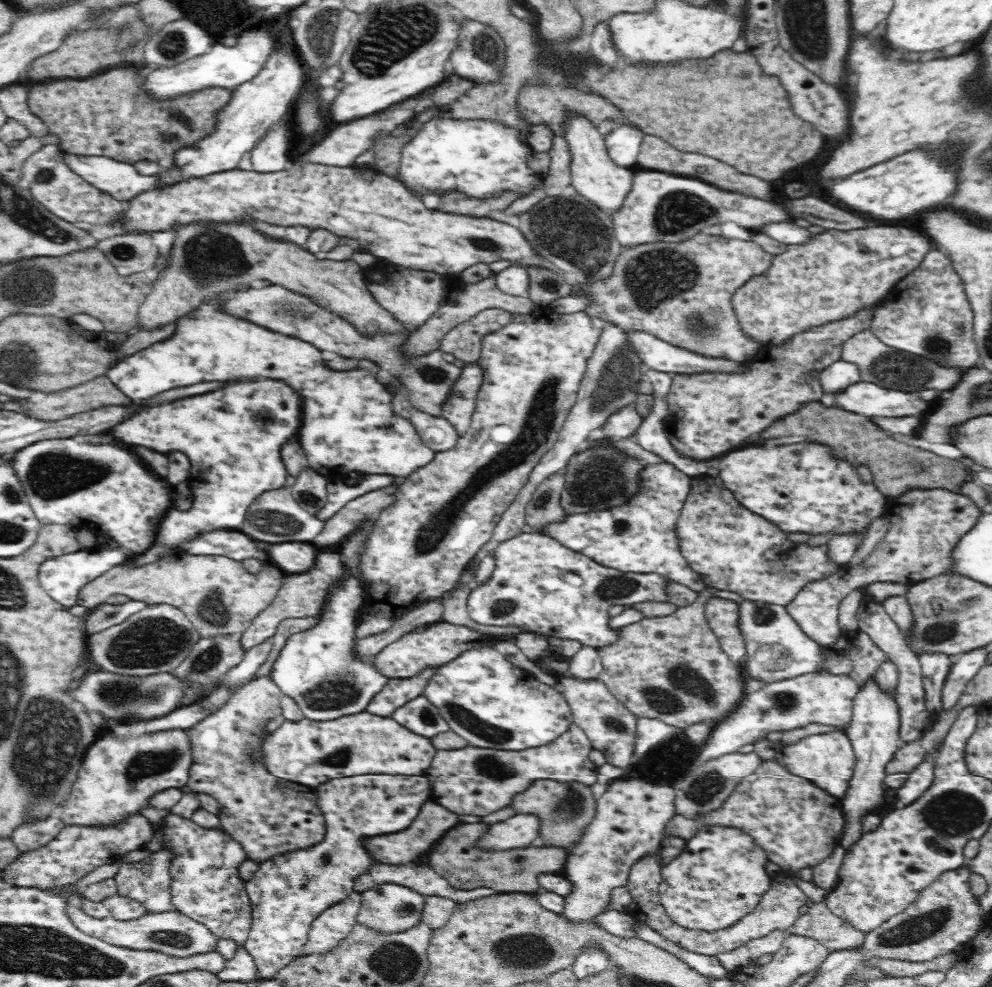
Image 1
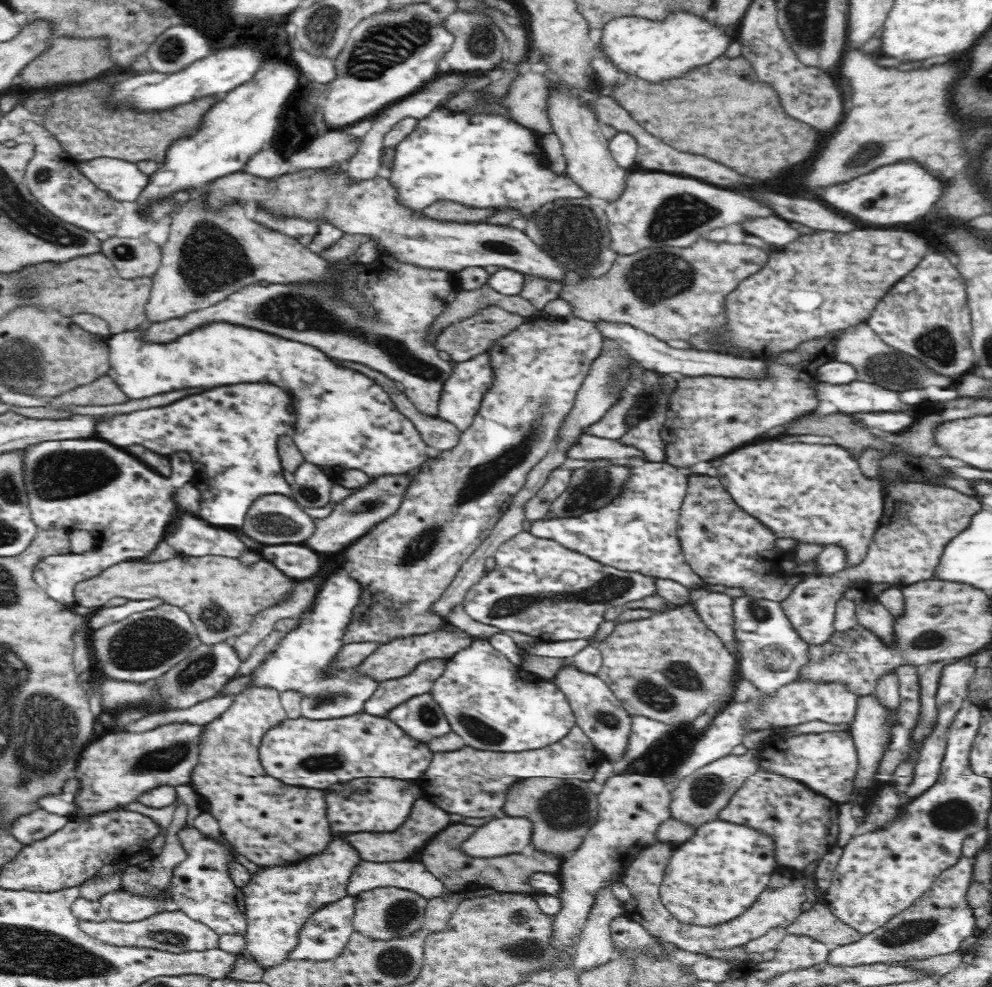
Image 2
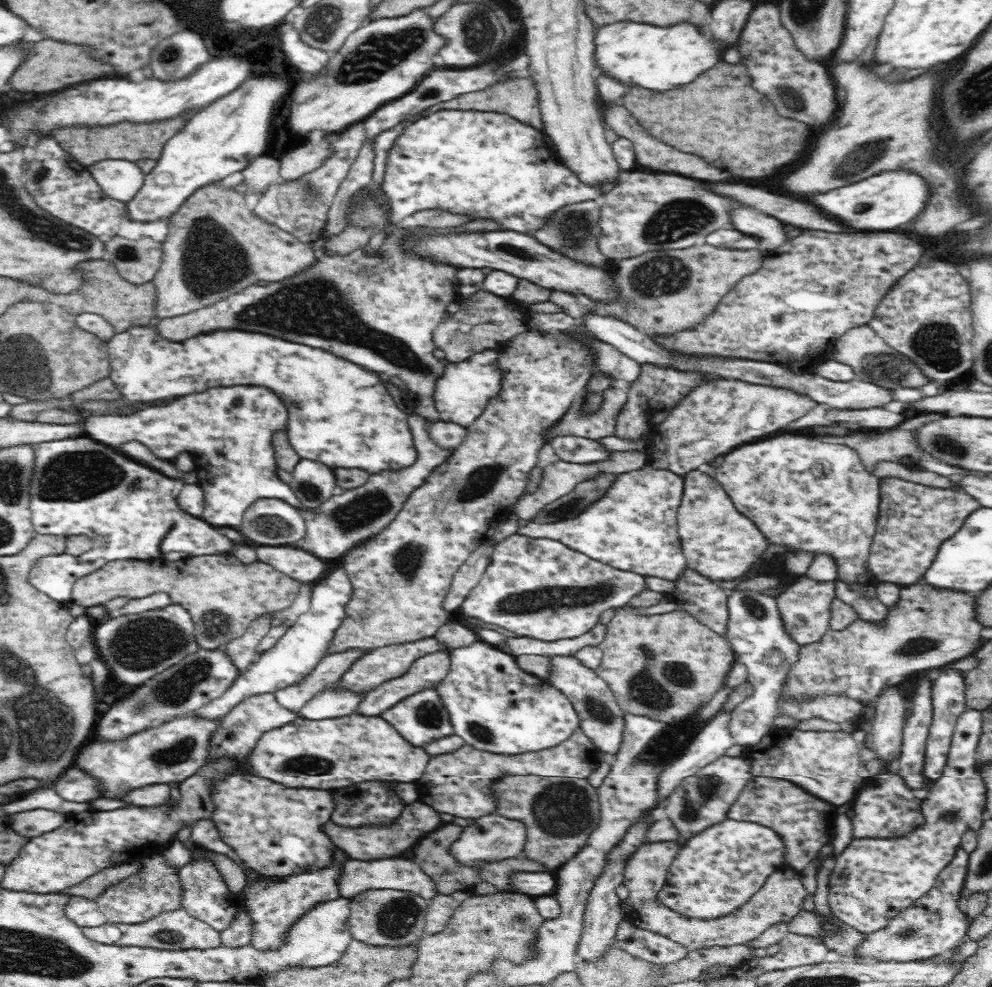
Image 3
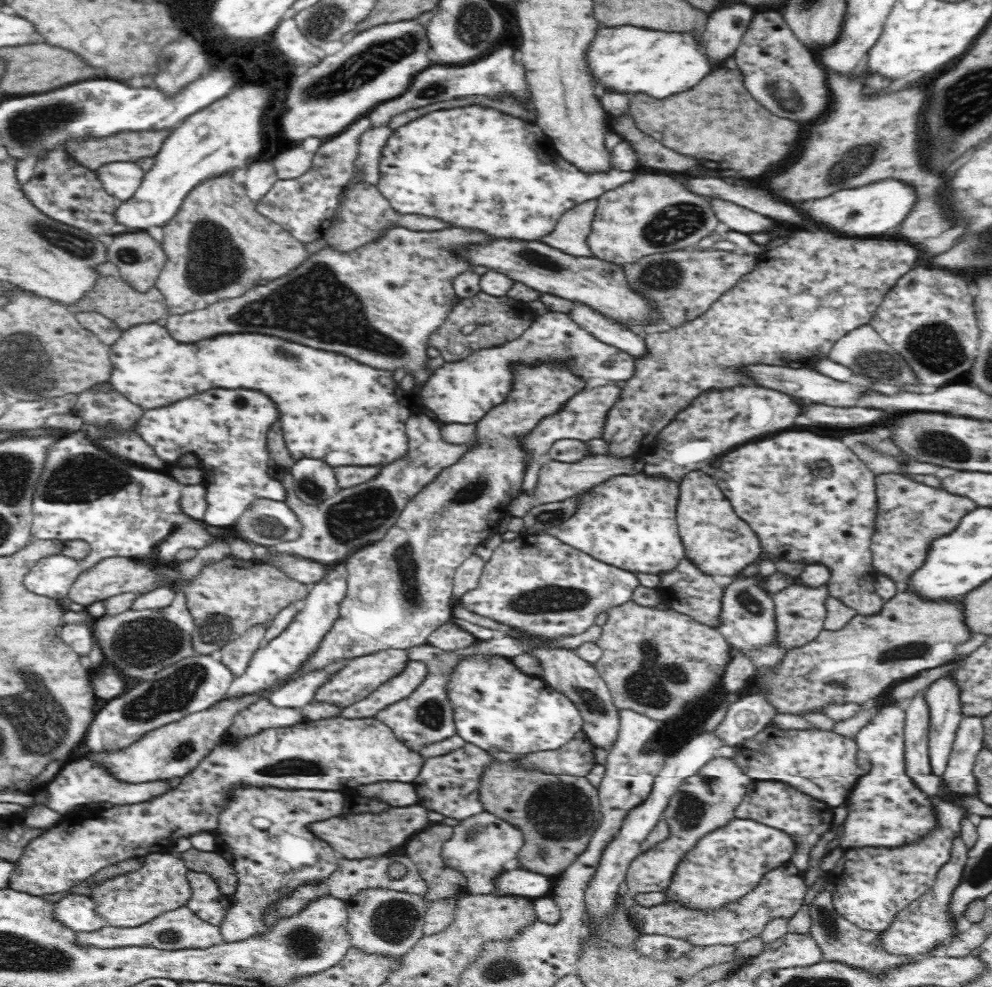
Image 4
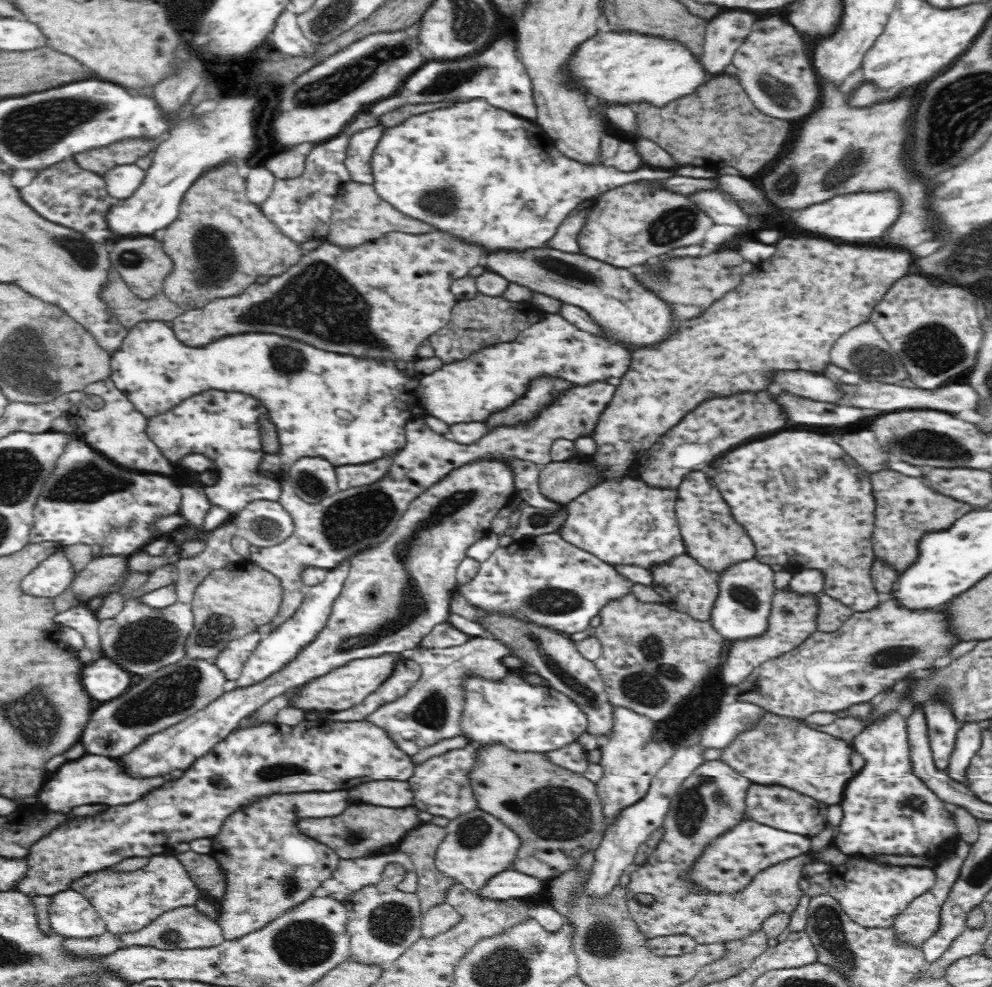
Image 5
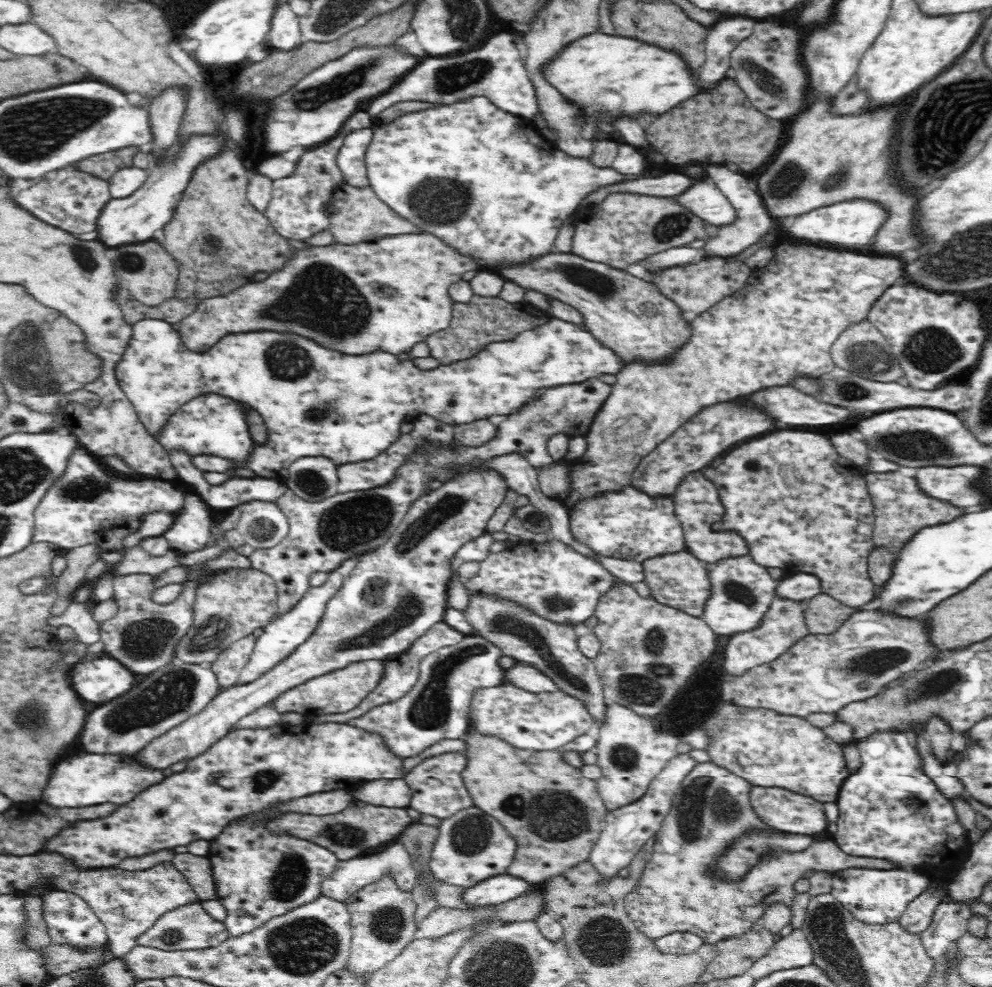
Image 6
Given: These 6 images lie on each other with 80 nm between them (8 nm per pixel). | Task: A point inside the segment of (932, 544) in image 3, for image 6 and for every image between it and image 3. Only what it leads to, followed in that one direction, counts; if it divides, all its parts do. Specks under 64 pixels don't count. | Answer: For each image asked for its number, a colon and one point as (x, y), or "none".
4: (910, 515)
5: (906, 507)
6: (901, 508)

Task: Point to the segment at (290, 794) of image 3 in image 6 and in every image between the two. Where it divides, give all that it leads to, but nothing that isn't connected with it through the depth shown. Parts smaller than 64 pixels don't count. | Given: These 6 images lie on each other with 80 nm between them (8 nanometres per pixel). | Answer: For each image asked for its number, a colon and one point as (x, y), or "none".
4: (270, 864)
5: (270, 867)
6: (259, 875)

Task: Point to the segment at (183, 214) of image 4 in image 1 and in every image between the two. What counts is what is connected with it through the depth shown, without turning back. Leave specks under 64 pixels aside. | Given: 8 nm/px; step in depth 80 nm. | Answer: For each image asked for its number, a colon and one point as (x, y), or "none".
1: (207, 259)
2: (208, 257)
3: (214, 248)

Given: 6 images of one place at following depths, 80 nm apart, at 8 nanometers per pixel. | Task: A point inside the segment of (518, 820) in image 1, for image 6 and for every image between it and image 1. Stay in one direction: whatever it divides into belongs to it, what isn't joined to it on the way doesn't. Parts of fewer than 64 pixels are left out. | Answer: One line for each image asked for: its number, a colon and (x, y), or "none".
2: (504, 835)
3: (493, 838)
4: (480, 844)
5: (478, 846)
6: (471, 846)

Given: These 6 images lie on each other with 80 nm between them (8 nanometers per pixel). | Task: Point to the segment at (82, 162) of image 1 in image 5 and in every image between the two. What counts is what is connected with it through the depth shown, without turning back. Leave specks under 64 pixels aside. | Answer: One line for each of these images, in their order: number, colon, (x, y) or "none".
2: (122, 180)
3: (120, 179)
4: (120, 179)
5: (122, 181)

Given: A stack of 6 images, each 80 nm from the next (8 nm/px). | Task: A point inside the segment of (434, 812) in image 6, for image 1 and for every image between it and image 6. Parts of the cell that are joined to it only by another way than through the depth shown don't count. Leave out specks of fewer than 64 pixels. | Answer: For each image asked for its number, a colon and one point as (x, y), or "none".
1: (471, 780)
2: (474, 783)
3: (459, 783)
4: (449, 784)
5: (442, 786)

